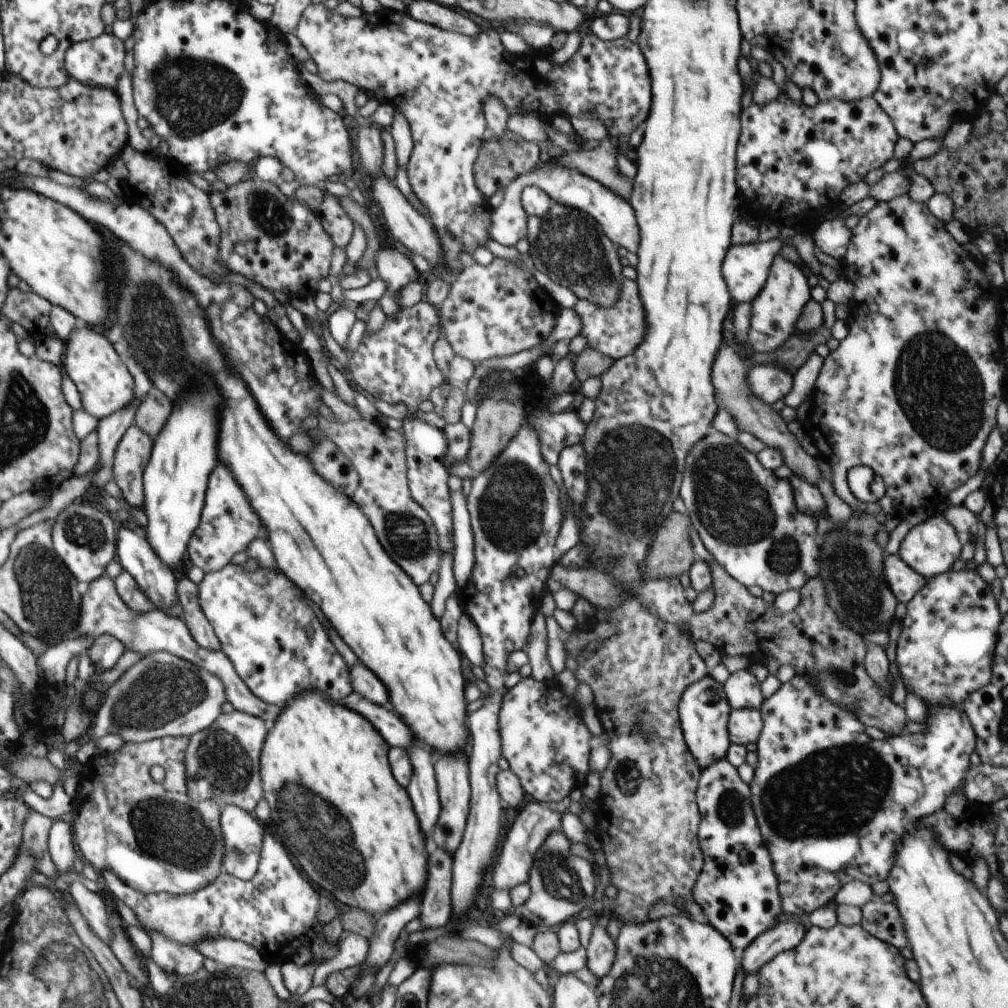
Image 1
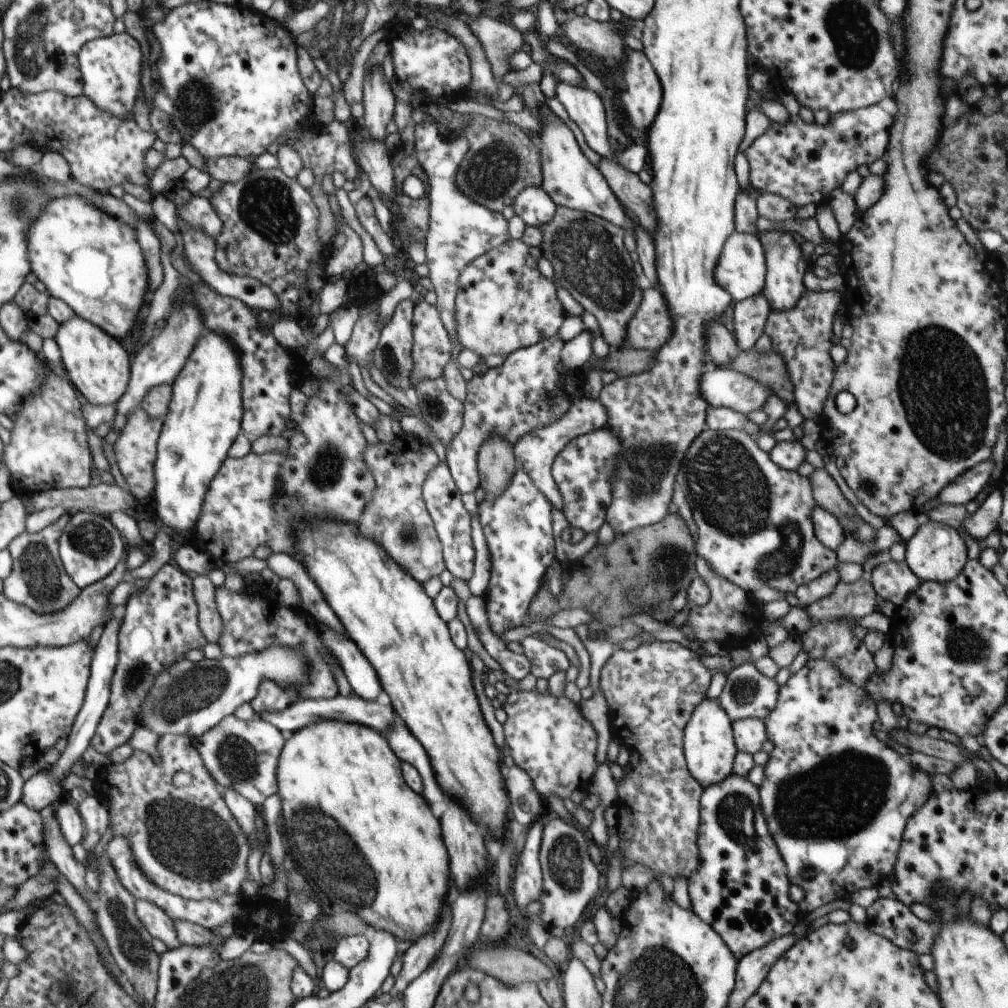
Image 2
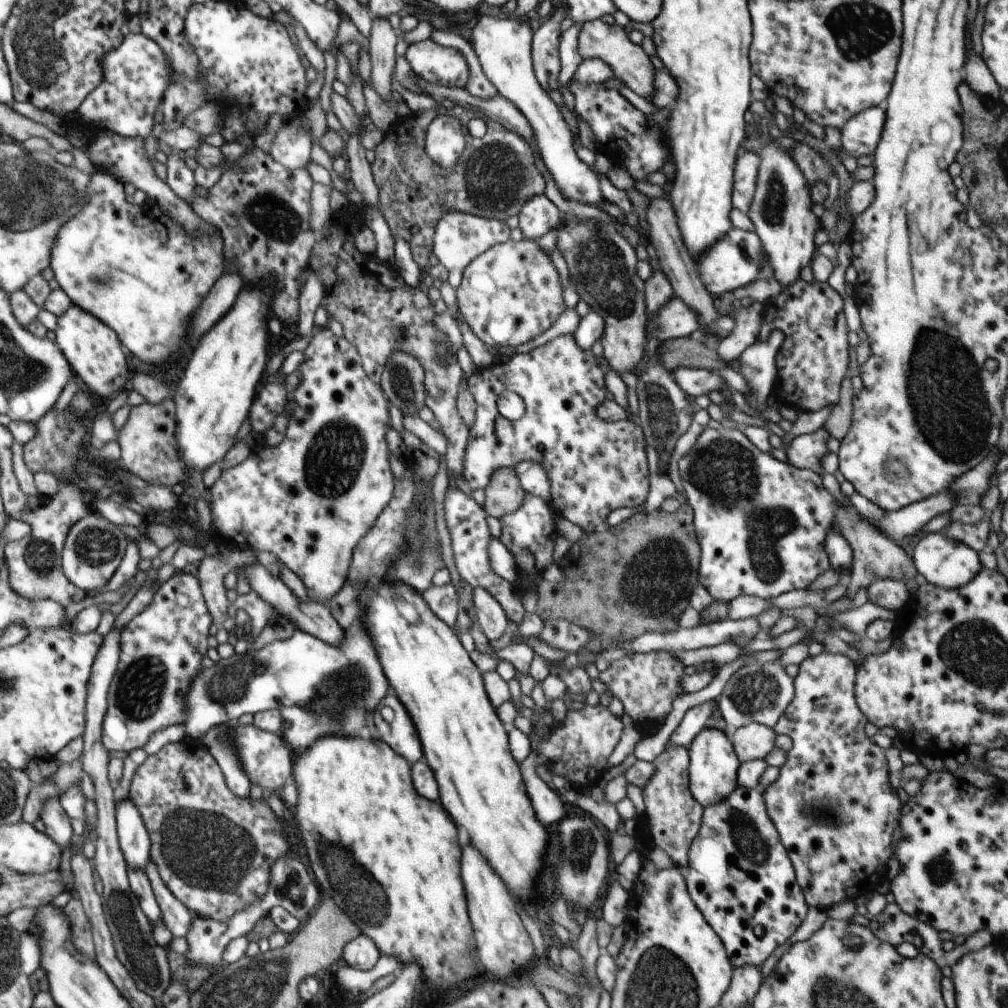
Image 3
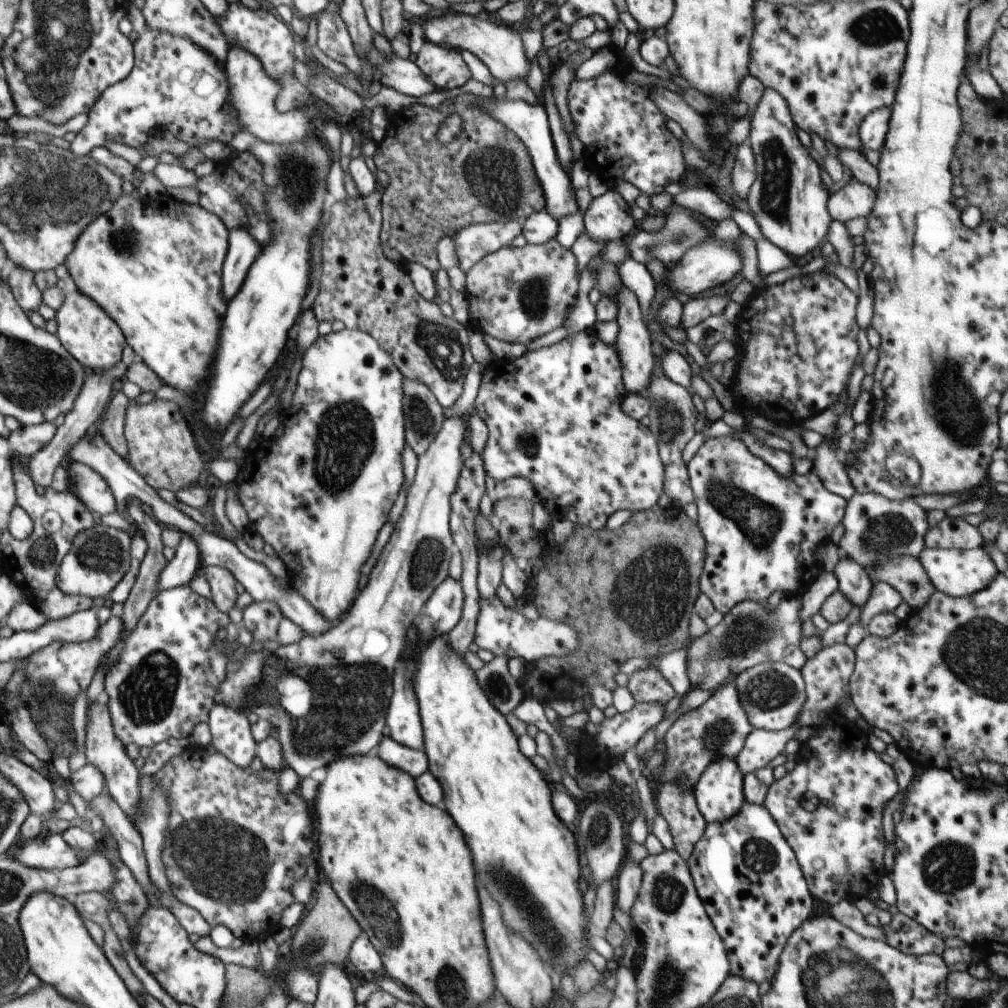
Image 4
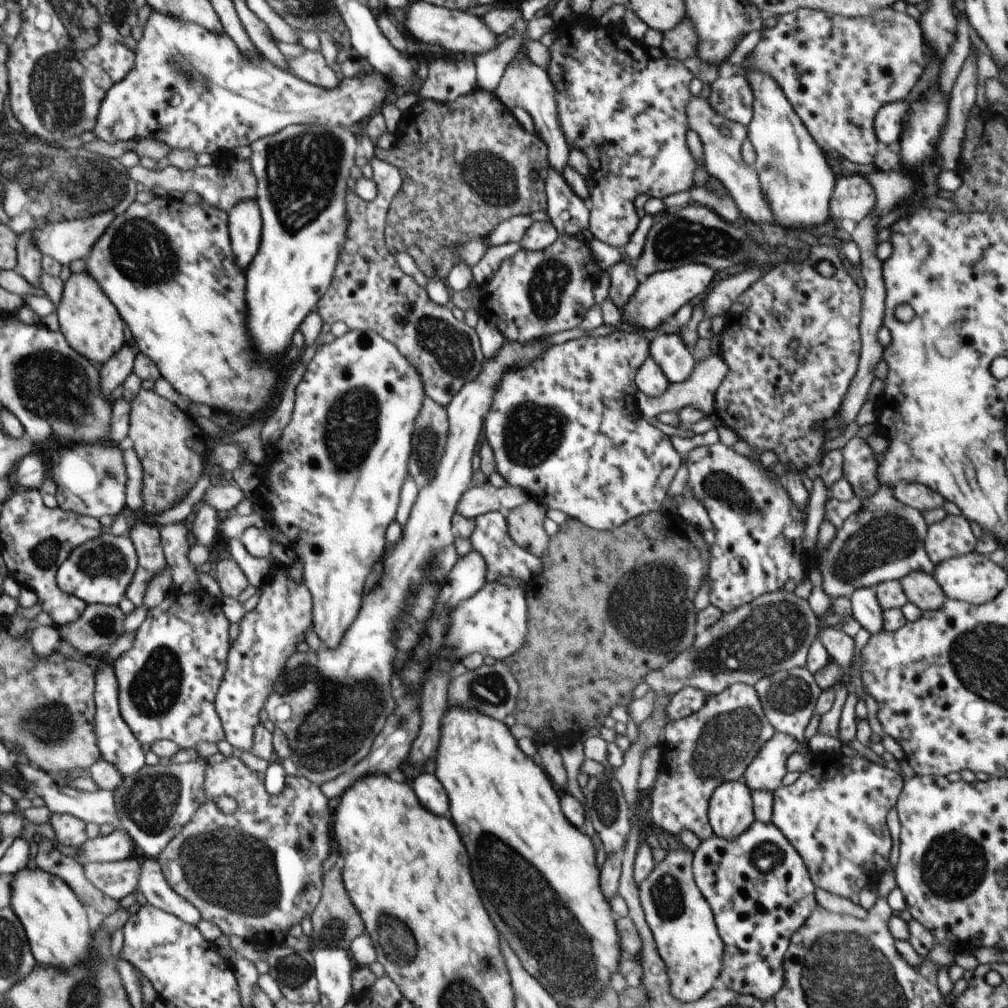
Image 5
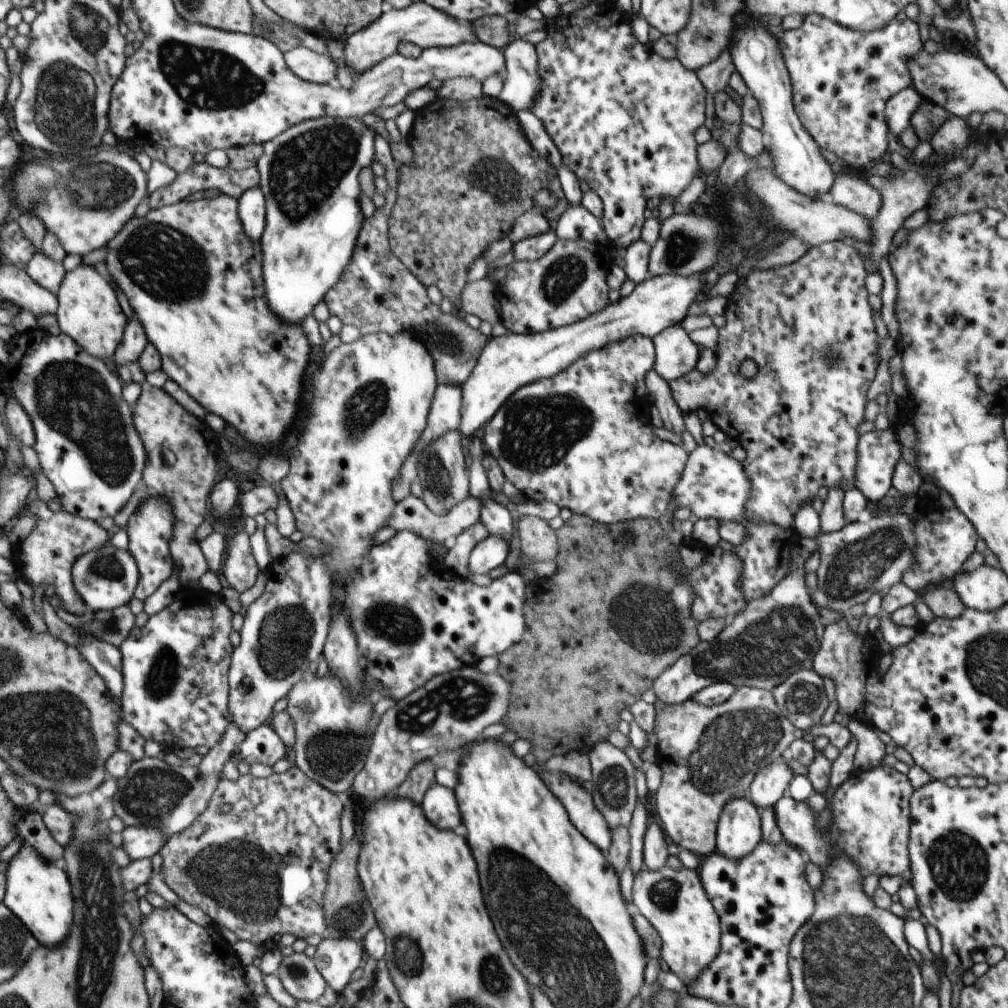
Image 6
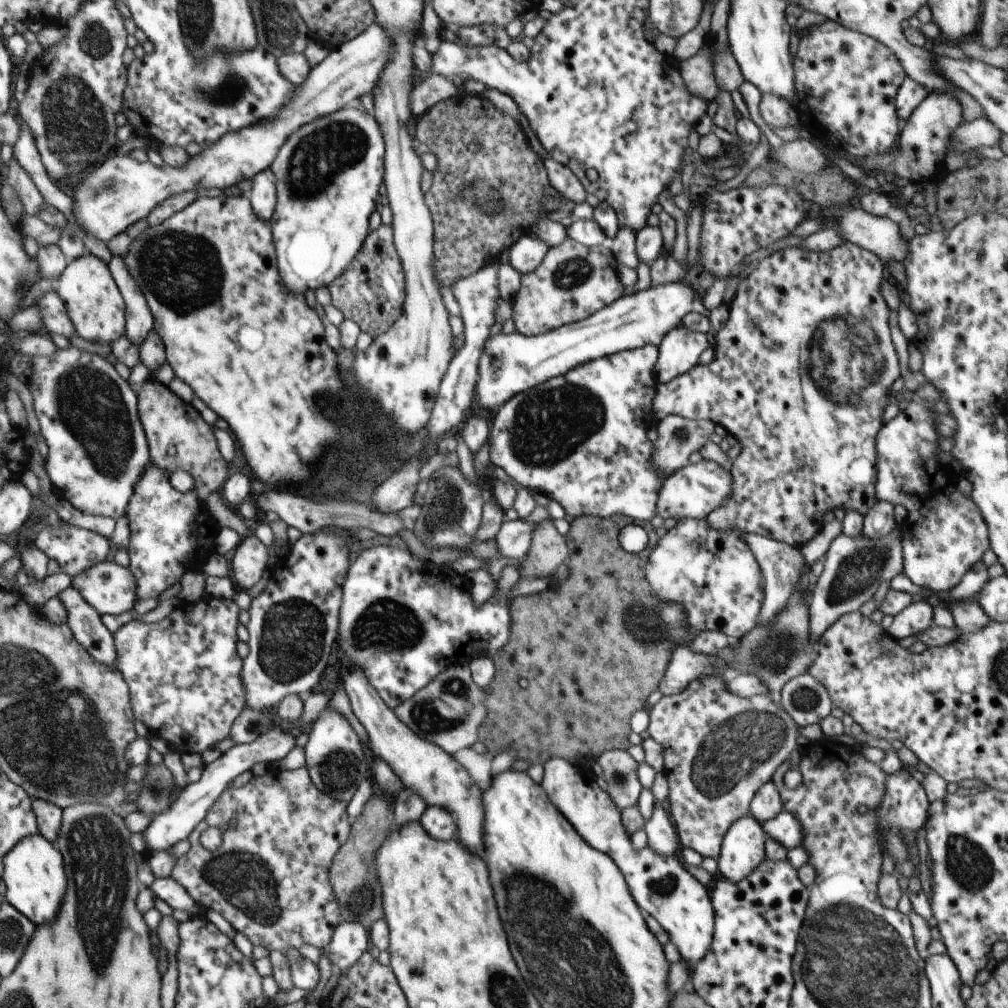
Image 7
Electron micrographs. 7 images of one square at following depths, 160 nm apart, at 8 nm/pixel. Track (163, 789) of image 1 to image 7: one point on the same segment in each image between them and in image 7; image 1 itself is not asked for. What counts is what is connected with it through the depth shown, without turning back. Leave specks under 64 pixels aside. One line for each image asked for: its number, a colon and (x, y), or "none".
2: (184, 837)
3: (214, 850)
4: (235, 845)
5: (255, 873)
6: (260, 870)
7: (269, 878)

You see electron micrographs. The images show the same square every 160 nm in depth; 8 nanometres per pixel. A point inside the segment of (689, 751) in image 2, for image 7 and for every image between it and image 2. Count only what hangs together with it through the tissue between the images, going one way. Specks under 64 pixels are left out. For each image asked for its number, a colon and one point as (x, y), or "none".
3: (713, 765)
4: (719, 794)
5: (730, 809)
6: (739, 831)
7: (743, 847)

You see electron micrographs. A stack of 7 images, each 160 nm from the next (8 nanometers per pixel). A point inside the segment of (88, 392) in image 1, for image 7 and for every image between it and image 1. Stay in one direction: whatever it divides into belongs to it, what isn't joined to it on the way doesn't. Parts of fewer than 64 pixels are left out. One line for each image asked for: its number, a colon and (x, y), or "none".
2: (96, 363)
3: (94, 349)
4: (84, 327)
5: (93, 325)
6: (88, 311)
7: (94, 303)

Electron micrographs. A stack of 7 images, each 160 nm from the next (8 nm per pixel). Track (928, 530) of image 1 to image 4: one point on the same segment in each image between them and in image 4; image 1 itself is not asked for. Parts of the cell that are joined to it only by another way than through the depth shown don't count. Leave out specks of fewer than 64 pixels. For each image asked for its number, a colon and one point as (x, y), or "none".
2: (936, 552)
3: (946, 563)
4: (956, 572)

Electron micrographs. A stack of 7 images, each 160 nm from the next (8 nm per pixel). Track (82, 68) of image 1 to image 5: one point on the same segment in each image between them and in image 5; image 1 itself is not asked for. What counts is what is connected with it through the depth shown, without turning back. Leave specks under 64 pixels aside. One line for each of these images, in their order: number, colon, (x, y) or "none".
2: (112, 66)
3: (136, 74)
4: (178, 88)
5: (192, 89)

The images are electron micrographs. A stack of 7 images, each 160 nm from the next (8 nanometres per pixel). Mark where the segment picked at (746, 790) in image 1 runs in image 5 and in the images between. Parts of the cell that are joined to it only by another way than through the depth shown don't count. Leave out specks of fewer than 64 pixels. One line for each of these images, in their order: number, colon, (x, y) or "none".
2: (740, 888)
3: (736, 835)
4: (755, 919)
5: (760, 891)

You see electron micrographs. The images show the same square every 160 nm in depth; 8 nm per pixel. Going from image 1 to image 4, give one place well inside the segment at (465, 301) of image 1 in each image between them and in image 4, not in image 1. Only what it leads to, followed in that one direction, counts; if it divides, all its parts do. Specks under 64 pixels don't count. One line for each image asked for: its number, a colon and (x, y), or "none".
2: (503, 303)
3: (510, 294)
4: (516, 294)

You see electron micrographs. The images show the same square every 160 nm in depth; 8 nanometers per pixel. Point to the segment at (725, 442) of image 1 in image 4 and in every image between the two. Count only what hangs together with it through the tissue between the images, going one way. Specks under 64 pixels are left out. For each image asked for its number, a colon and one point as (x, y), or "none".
2: (754, 523)
3: (761, 523)
4: (761, 530)

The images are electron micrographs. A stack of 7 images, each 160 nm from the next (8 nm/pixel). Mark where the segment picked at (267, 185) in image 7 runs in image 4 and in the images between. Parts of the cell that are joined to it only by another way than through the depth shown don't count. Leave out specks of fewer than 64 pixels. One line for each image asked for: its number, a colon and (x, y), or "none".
4: (243, 249)
5: (245, 222)
6: (252, 210)

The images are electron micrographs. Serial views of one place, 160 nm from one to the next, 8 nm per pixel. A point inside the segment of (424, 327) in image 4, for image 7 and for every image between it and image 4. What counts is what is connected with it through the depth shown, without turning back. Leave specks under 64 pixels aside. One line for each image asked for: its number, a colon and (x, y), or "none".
5: (369, 292)
6: (376, 293)
7: (371, 291)

